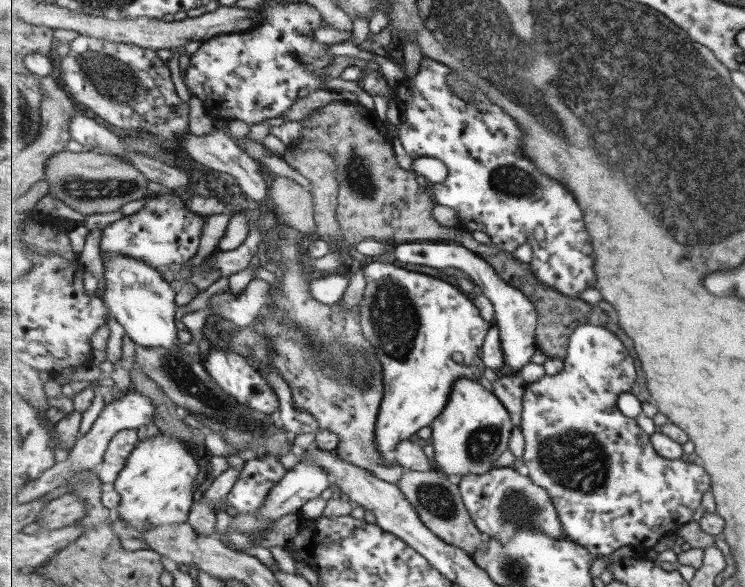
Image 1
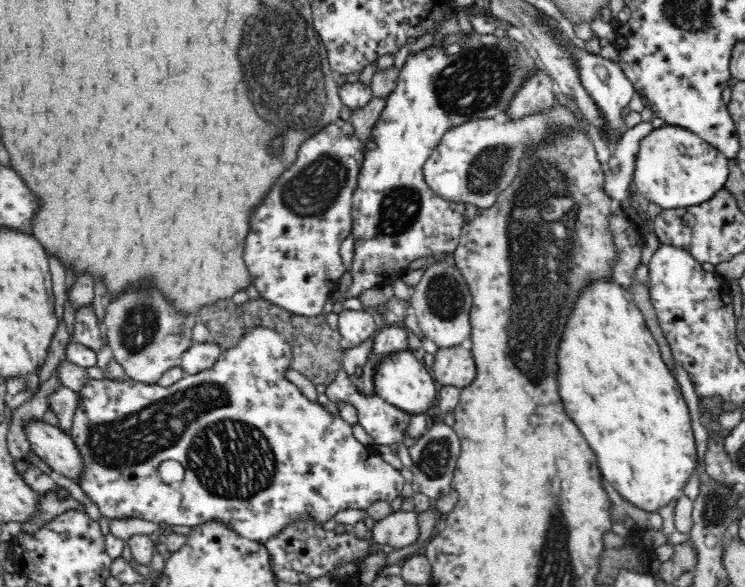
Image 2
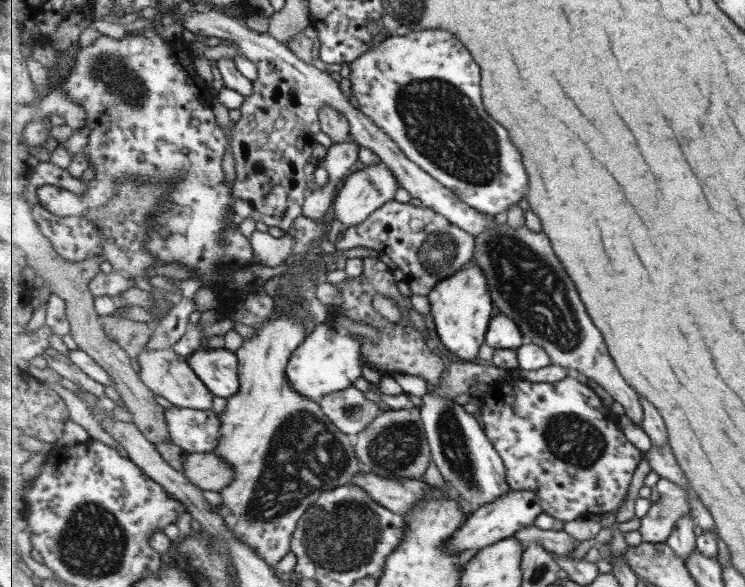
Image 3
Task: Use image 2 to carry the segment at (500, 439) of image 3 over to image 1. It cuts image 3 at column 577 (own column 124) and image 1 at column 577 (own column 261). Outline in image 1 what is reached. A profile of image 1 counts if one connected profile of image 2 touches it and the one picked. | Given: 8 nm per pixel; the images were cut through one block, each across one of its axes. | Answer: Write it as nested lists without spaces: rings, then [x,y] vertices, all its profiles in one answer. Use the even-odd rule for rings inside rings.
[[[582,324],[578,326],[571,335],[567,357],[563,360],[563,364],[564,366],[559,373],[545,375],[537,382],[528,383],[525,389],[524,412],[519,426],[525,440],[522,458],[524,465],[528,469],[528,475],[533,478],[533,482],[537,486],[541,486],[541,488],[545,488],[549,492],[551,502],[557,508],[557,514],[559,514],[561,524],[563,524],[563,528],[565,528],[569,539],[585,545],[594,556],[613,554],[615,550],[619,550],[623,546],[644,545],[652,549],[663,536],[667,536],[671,532],[679,533],[683,524],[691,522],[691,518],[693,518],[695,510],[699,508],[701,498],[705,496],[705,492],[713,490],[713,480],[711,480],[711,476],[709,476],[707,470],[698,461],[685,462],[680,459],[671,460],[661,456],[652,443],[651,435],[647,434],[637,424],[635,418],[628,418],[619,410],[619,406],[616,404],[619,394],[632,390],[639,372],[637,372],[637,366],[635,366],[635,358],[629,354],[629,350],[623,346],[623,342],[611,330],[605,328],[603,324]]]

